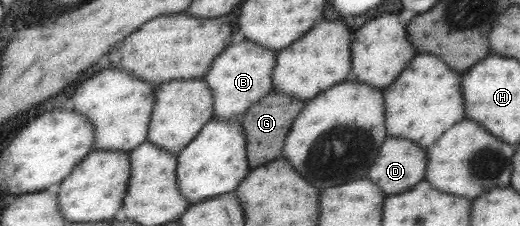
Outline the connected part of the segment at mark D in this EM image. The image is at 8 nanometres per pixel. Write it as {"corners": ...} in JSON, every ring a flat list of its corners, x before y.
{"corners":[[386,137,380,145,368,178,386,195,400,194,423,181,428,167,428,152,408,138]]}

